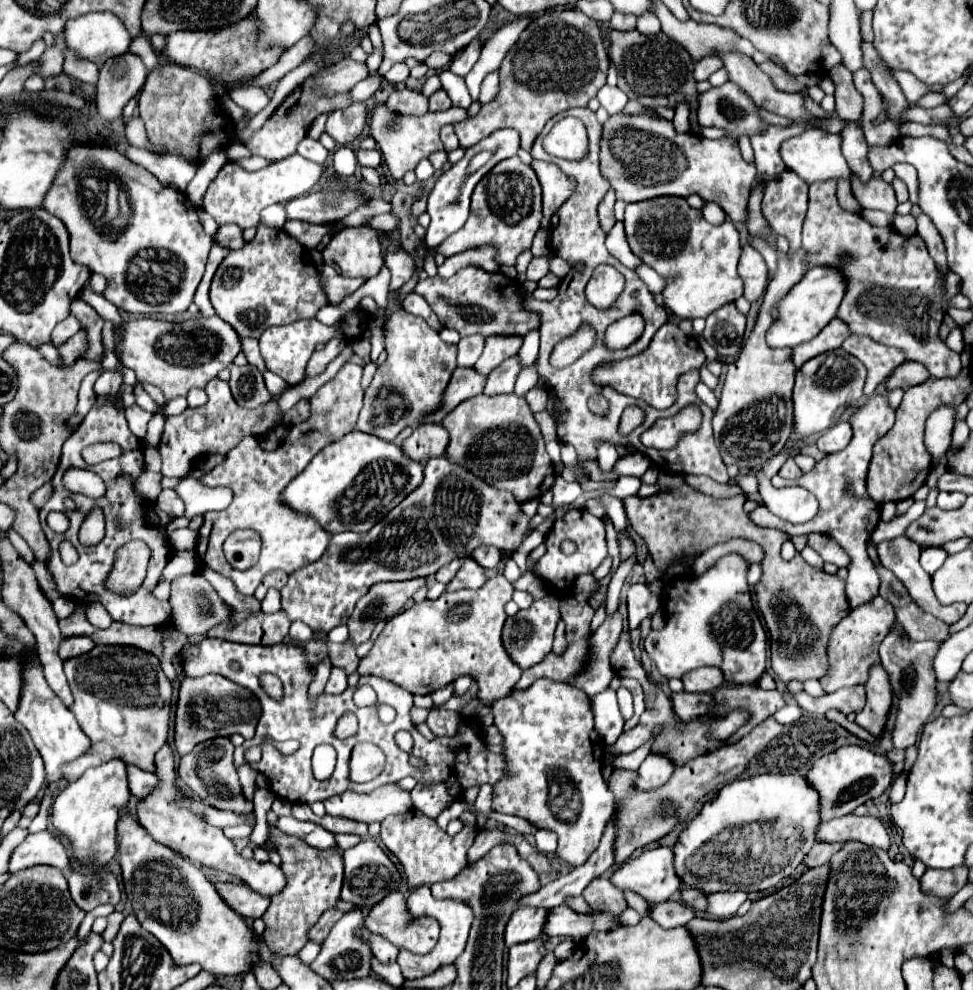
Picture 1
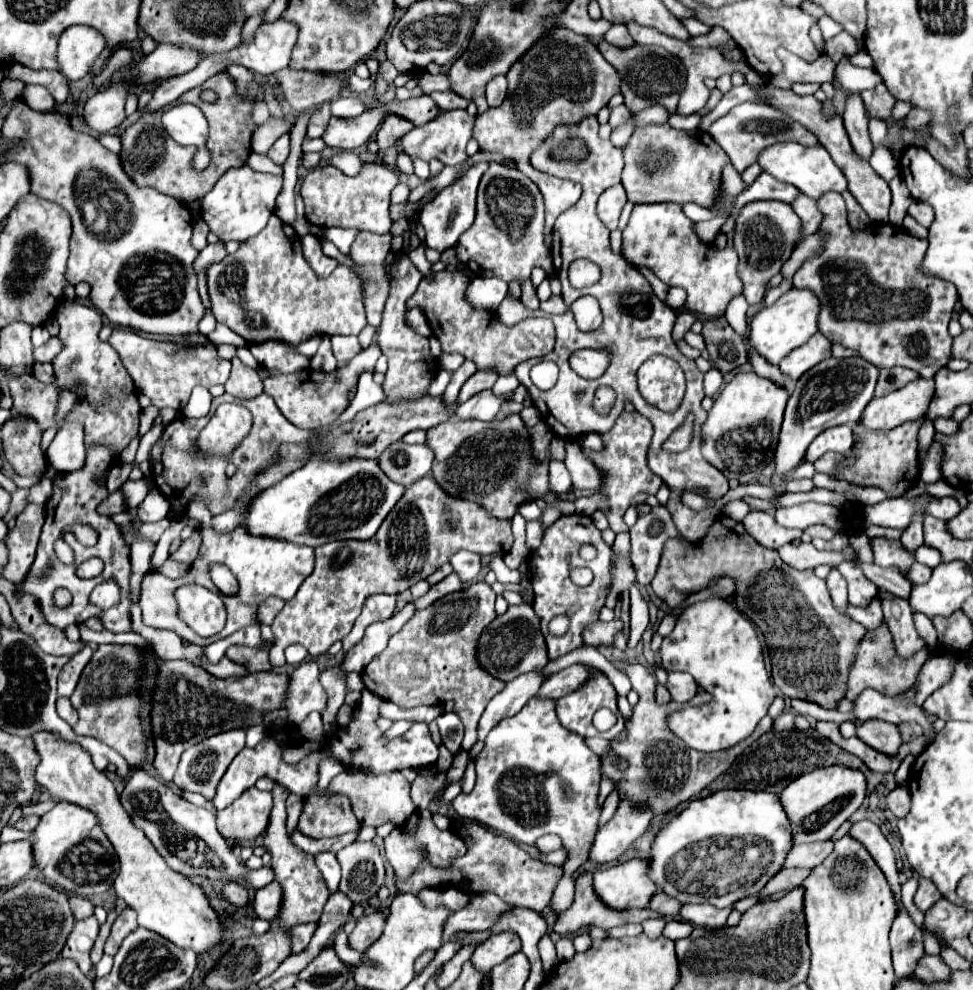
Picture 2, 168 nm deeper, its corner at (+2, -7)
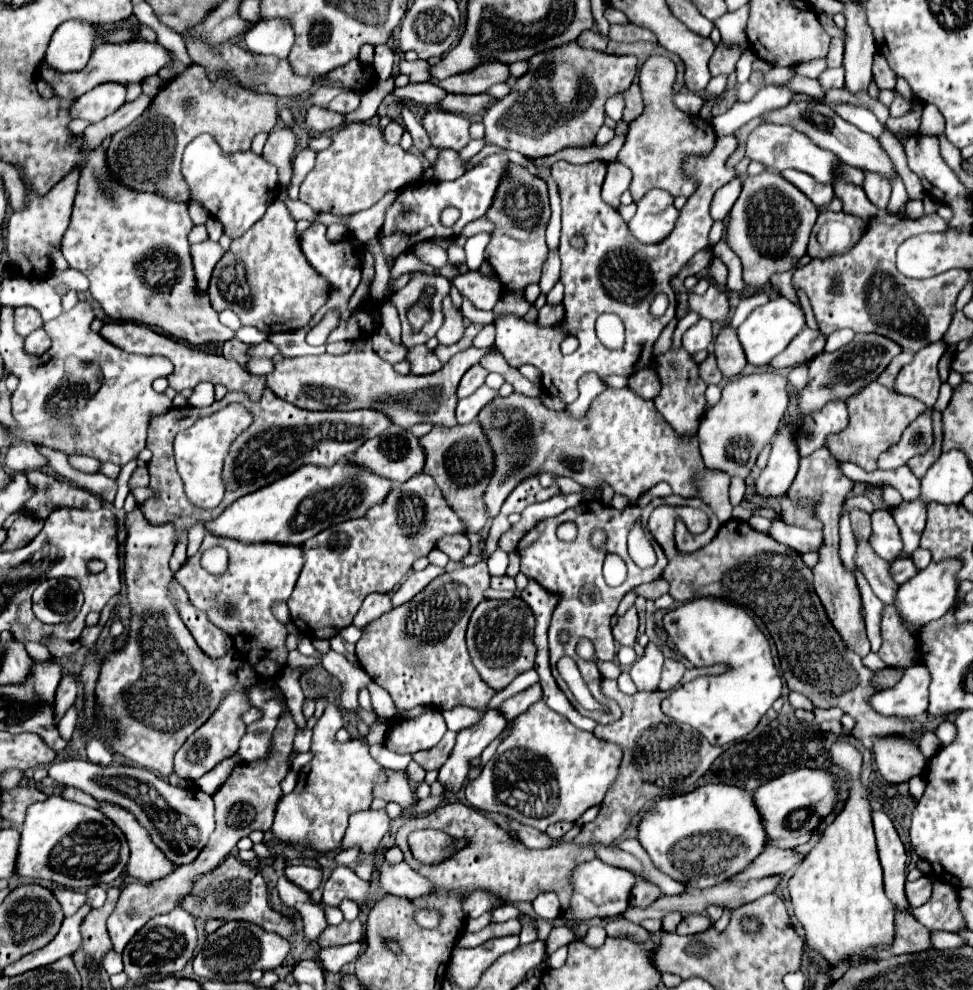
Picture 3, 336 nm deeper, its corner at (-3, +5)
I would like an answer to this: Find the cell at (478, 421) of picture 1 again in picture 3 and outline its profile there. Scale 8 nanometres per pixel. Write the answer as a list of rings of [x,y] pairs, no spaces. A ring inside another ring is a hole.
[[[474,420],[466,426],[454,426],[454,428],[440,428],[434,426],[426,436],[420,438],[420,444],[424,448],[426,460],[424,460],[424,472],[434,478],[438,488],[442,490],[444,500],[448,506],[464,520],[466,532],[480,532],[486,522],[486,504],[484,504],[484,490],[488,486],[488,480],[494,472],[494,456],[492,448],[480,428],[480,424]]]

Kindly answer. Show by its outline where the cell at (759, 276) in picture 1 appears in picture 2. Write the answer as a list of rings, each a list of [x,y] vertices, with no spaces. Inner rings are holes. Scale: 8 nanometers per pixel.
[[[759,200],[741,208],[735,228],[735,250],[739,254],[737,274],[743,280],[743,296],[747,298],[747,304],[751,306],[761,304],[769,280],[781,270],[783,262],[791,256],[799,230],[801,230],[801,222],[793,212],[793,208],[785,202]]]

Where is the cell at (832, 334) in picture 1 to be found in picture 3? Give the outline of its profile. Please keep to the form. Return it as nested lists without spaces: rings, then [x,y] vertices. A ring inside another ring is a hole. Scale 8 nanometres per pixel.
[[[806,328],[800,332],[800,336],[792,340],[792,344],[788,344],[784,352],[772,358],[770,366],[772,368],[794,368],[798,364],[808,364],[812,356],[824,350],[824,344],[826,344],[826,336],[820,330]]]

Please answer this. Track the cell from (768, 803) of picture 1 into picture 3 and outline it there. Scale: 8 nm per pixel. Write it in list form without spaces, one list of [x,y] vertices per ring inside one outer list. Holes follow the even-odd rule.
[[[706,784],[688,794],[658,800],[654,810],[642,816],[636,840],[666,876],[684,886],[710,888],[744,870],[764,850],[766,834],[752,794],[726,784]]]

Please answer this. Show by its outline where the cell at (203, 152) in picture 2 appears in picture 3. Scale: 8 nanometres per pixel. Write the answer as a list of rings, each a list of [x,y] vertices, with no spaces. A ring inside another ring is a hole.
[[[209,134],[192,140],[182,156],[182,176],[190,188],[190,202],[202,204],[224,226],[228,238],[240,238],[252,224],[256,224],[266,208],[274,202],[278,190],[278,172],[262,156],[248,152],[228,154]]]

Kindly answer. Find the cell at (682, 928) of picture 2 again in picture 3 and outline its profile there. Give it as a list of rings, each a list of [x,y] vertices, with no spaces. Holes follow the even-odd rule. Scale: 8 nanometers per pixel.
[[[690,914],[682,920],[682,924],[678,926],[678,934],[682,936],[694,936],[694,934],[700,934],[704,930],[708,930],[712,926],[712,920],[708,920],[708,916],[704,914]]]

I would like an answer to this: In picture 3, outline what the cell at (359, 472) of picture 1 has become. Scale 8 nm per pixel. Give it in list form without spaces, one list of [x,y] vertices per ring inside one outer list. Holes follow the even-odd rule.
[[[334,464],[332,468],[302,466],[270,486],[230,504],[220,516],[206,522],[206,532],[216,538],[240,540],[244,544],[302,544],[328,526],[364,516],[388,496],[390,488],[390,480],[352,464]]]

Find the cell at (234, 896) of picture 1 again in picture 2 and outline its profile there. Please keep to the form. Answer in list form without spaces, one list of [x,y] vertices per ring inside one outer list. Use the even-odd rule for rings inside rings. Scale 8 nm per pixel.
[[[271,882],[269,886],[255,892],[255,898],[251,900],[251,910],[261,920],[271,920],[277,916],[281,904],[281,888],[277,882]]]

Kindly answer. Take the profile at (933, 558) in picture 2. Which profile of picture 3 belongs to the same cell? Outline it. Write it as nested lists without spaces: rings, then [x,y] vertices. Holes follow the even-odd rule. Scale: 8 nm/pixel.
[[[921,548],[913,552],[912,558],[914,559],[914,562],[919,571],[925,569],[931,563],[932,560],[930,551]]]

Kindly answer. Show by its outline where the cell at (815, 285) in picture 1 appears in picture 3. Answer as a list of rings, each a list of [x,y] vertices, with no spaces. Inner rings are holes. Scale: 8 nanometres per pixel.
[[[780,296],[776,300],[770,300],[764,306],[754,308],[750,312],[750,316],[738,326],[736,332],[738,332],[738,340],[740,340],[742,348],[744,348],[744,354],[746,354],[748,364],[764,366],[776,354],[780,354],[802,328],[804,328],[804,312],[802,312],[802,308],[794,306],[788,298]]]

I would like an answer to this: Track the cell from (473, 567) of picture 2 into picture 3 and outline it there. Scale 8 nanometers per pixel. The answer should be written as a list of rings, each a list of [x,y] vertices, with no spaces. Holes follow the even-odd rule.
[[[464,534],[460,536],[444,536],[440,540],[436,540],[436,548],[442,550],[444,554],[448,554],[448,558],[452,562],[460,562],[460,558],[464,558],[470,552],[470,542]]]

